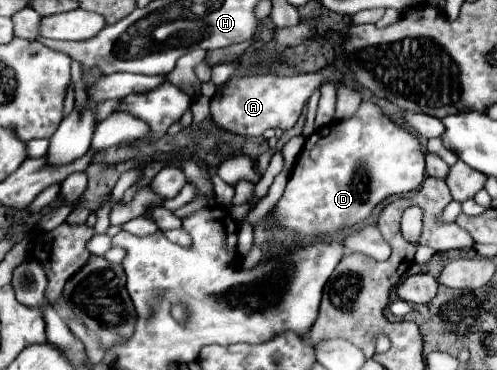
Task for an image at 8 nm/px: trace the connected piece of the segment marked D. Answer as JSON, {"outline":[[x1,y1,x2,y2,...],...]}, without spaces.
{"outline":[[361,102,353,118,331,122,305,140,285,194,271,216,283,230,293,230,297,236,331,236,365,222,385,198,417,190,423,182,423,172,425,156,419,140,405,128,395,126,377,104]]}

